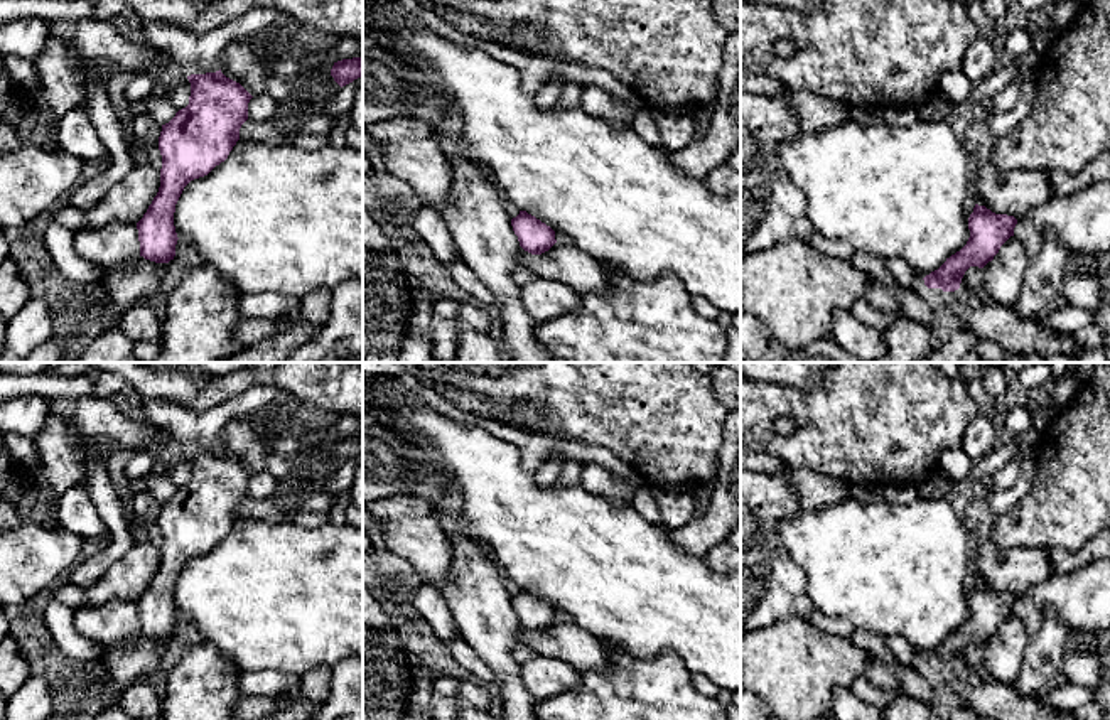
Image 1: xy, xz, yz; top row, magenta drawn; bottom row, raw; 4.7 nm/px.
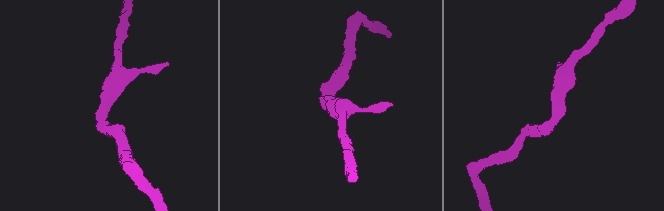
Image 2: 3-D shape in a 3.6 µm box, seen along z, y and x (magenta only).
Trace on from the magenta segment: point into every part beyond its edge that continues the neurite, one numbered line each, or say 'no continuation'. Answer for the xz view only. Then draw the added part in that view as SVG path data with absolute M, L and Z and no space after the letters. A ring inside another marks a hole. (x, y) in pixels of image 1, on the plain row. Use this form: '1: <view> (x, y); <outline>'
no continuation

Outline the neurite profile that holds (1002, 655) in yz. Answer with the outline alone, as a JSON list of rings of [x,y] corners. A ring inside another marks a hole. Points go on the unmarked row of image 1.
[[[1010,614],[994,637],[982,646],[987,678],[995,683],[1012,685],[1021,671],[1029,637],[1022,619]]]

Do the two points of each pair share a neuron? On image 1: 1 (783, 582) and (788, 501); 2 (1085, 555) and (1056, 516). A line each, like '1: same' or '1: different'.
1: same
2: different

